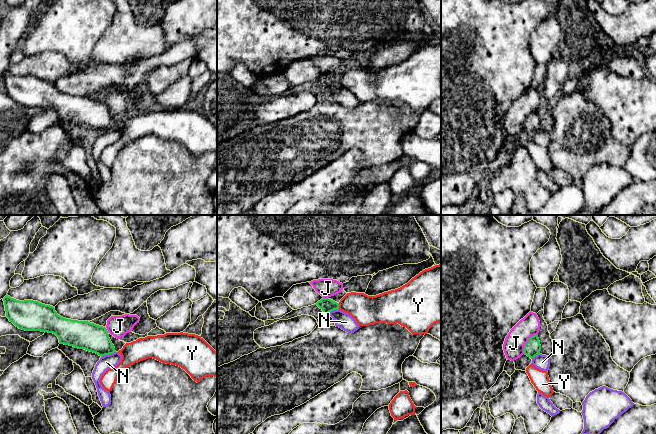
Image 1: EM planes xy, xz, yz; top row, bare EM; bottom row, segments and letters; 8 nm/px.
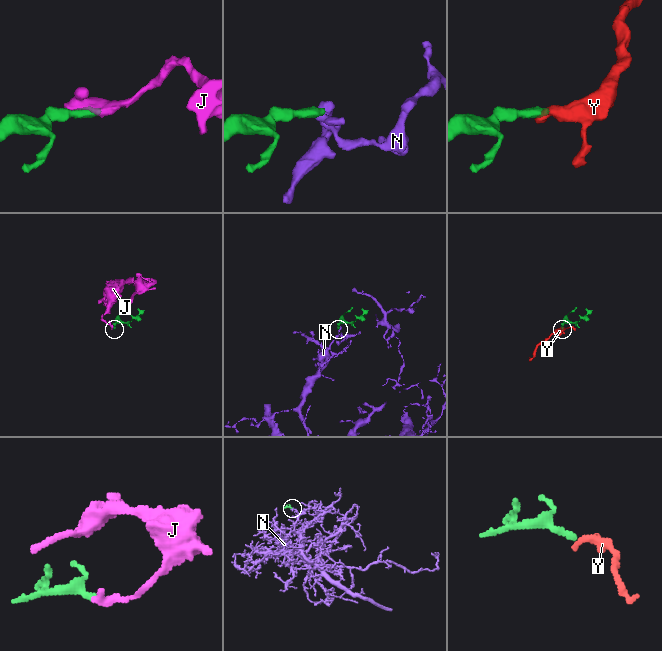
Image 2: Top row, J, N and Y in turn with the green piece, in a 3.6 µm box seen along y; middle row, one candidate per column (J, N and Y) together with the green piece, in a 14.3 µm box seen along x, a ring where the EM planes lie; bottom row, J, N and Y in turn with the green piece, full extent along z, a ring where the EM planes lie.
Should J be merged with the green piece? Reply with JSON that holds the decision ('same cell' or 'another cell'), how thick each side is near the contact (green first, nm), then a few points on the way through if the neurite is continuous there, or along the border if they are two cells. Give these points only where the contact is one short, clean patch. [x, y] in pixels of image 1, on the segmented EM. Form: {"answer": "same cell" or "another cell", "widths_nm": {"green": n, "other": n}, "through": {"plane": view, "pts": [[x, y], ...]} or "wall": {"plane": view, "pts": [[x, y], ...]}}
{"answer": "another cell", "widths_nm": {"green": 140, "other": 170}}

